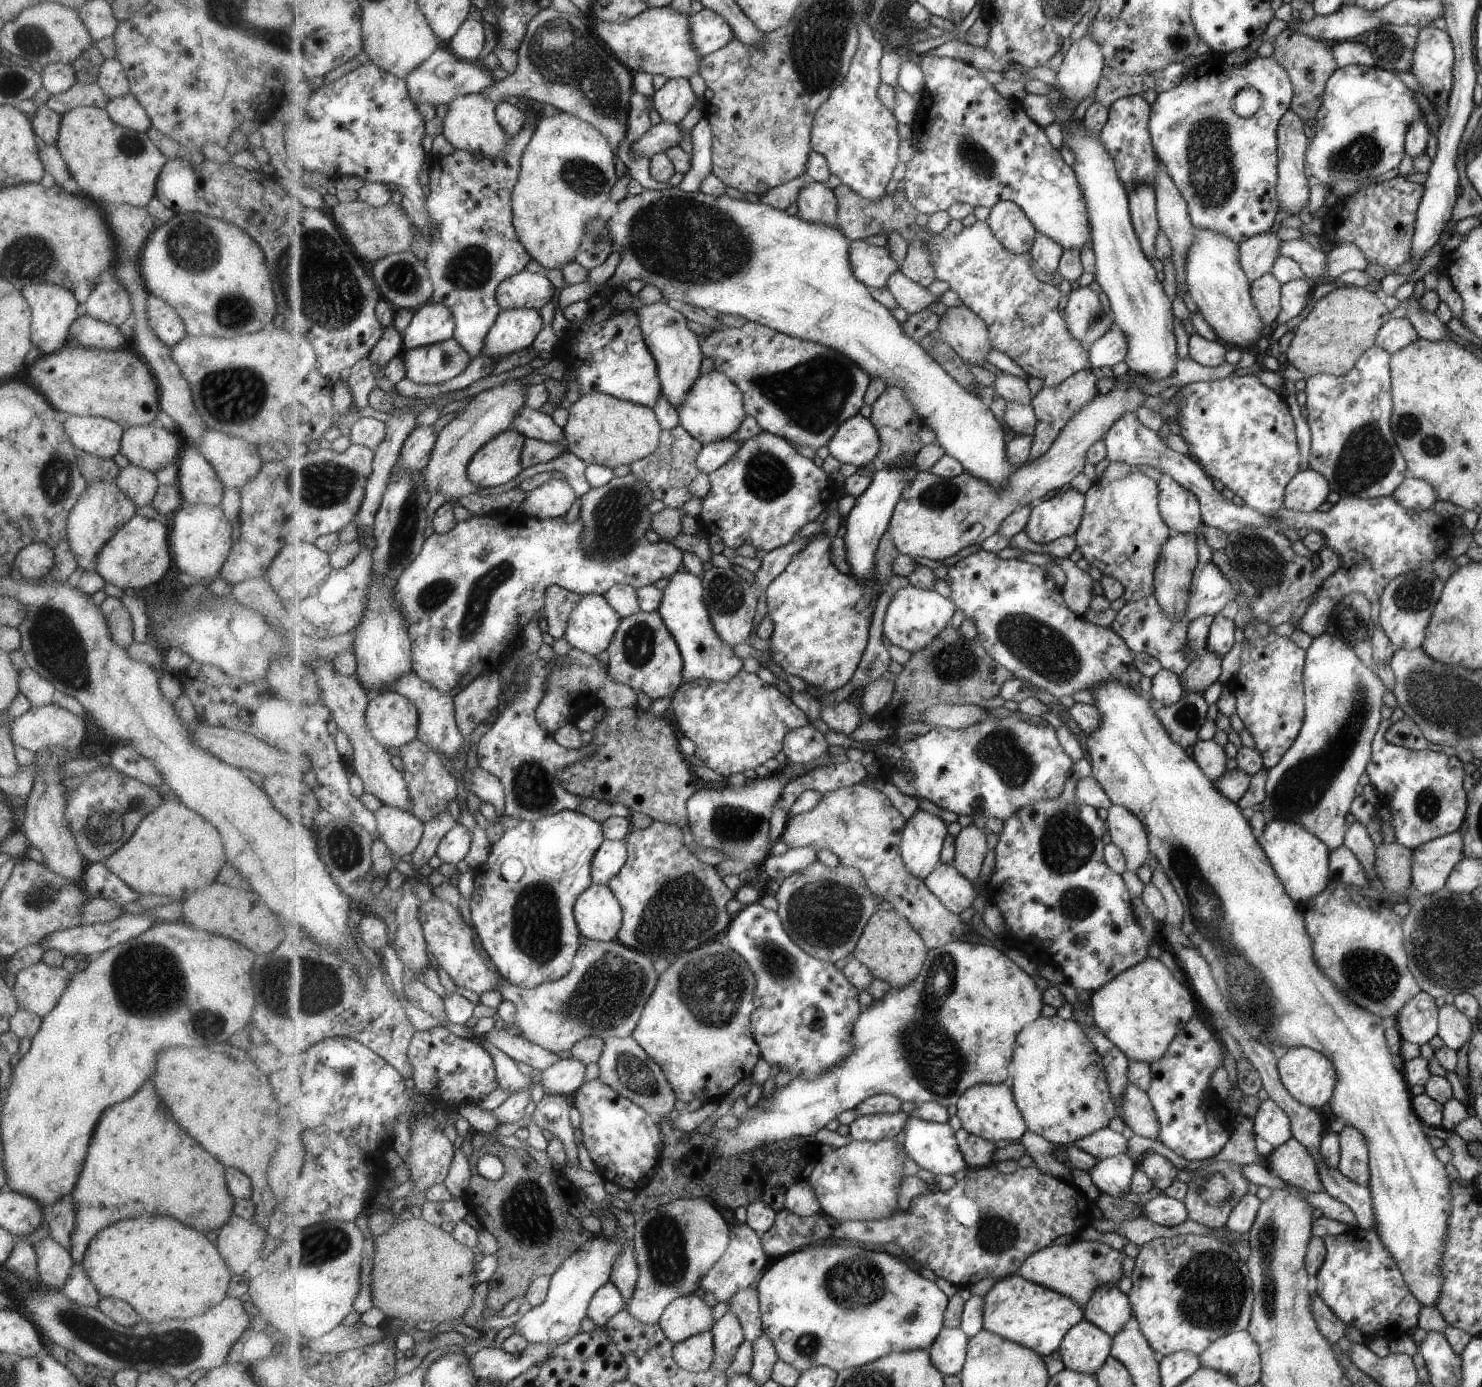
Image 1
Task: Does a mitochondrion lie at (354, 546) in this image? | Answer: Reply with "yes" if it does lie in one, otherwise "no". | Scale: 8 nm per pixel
no

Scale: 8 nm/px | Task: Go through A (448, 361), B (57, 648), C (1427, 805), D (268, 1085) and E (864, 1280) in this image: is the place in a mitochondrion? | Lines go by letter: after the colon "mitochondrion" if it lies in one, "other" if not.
A: mitochondrion
B: mitochondrion
C: mitochondrion
D: other
E: mitochondrion

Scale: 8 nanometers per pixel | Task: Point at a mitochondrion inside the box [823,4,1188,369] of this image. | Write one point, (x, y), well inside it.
(974, 156)

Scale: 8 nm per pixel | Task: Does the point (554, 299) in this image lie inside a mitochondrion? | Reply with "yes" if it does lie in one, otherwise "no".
no

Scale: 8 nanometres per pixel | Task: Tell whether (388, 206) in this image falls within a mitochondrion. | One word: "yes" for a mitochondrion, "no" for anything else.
no

